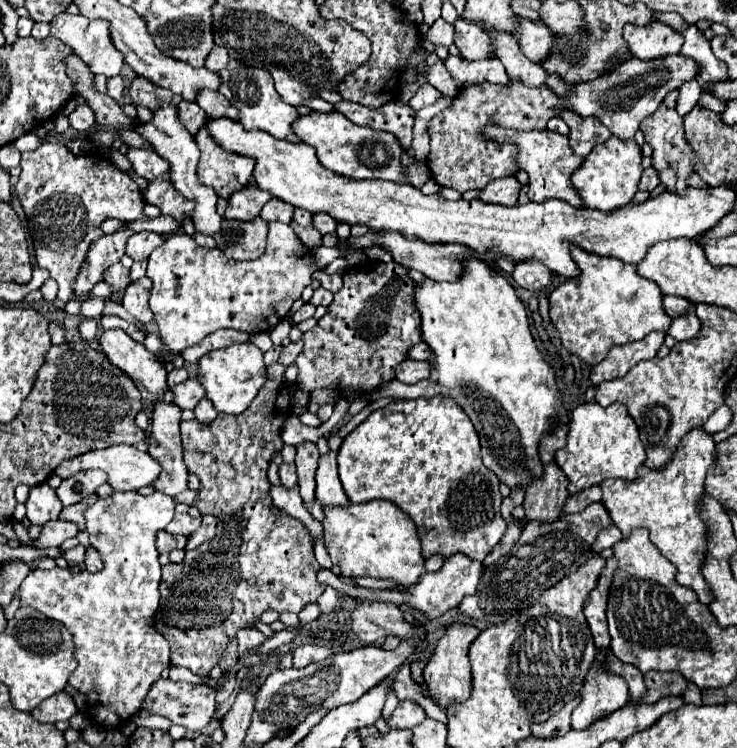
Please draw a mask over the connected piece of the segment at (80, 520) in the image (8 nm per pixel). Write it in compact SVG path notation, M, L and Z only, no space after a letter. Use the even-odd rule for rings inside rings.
M95 495L95 497L87 497L85 501L81 501L81 503L77 503L77 505L63 507L63 511L61 511L59 517L65 519L65 521L73 521L73 523L77 523L79 529L85 529L85 511L87 511L87 507L93 505L95 499L97 499L97 495Z

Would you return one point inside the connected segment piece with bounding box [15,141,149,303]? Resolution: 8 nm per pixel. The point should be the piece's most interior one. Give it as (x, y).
(66, 197)

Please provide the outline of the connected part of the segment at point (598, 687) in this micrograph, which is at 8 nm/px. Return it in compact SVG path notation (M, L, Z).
M605 649L599 651L595 665L589 671L589 677L585 679L585 685L581 689L581 703L575 707L571 717L573 729L587 729L597 719L603 719L629 703L625 679L605 673L601 669L603 657Z

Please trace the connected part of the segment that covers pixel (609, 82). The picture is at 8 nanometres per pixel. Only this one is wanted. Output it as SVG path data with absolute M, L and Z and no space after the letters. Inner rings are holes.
M681 53L655 61L641 61L633 57L619 65L613 73L605 73L595 81L577 85L573 97L569 97L569 105L573 105L573 109L577 109L581 115L599 117L613 135L627 141L633 139L639 123L659 107L665 95L673 89L679 89L685 81L693 79L693 73L697 73L697 65L693 65L693 61L687 57L681 57Z

